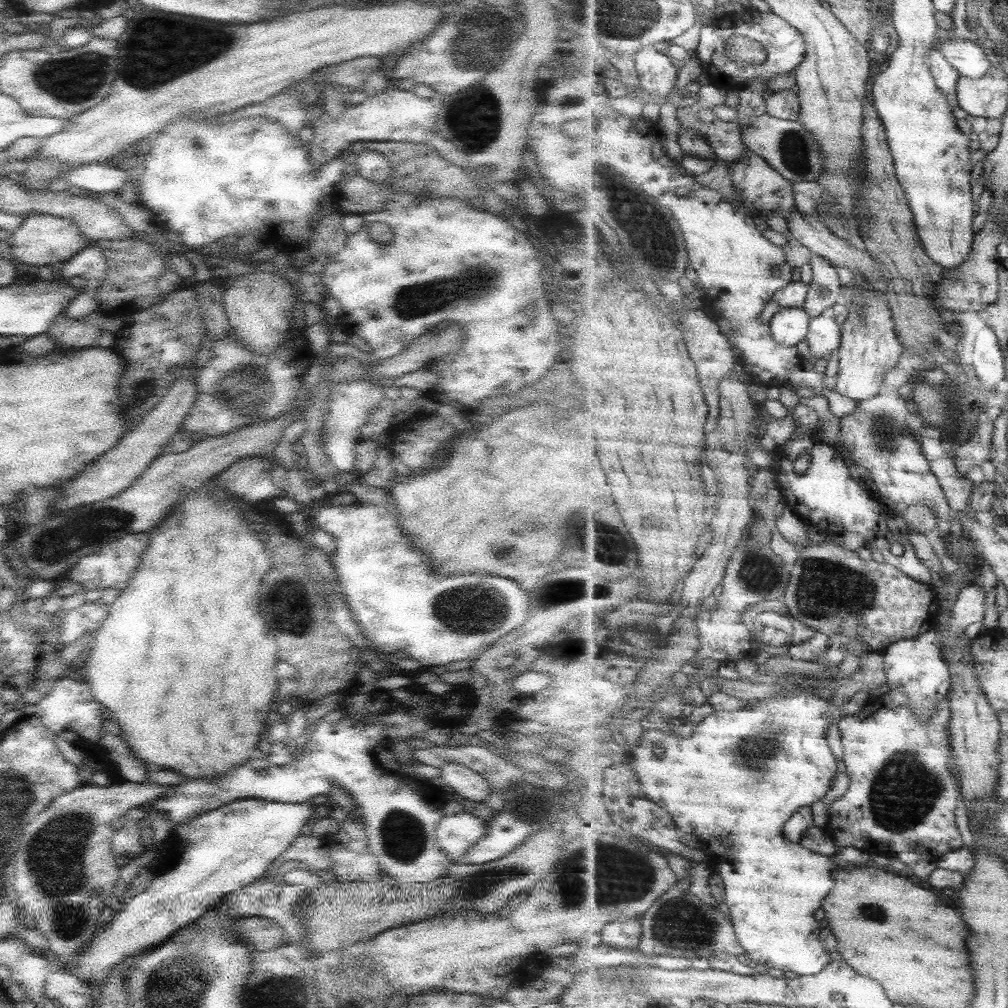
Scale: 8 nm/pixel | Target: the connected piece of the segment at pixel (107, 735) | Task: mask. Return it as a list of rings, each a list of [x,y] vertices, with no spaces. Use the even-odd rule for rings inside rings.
[[[113,718],[105,720],[101,725],[99,742],[106,751],[107,758],[116,767],[117,773],[125,781],[133,783],[146,782],[146,774],[150,767],[137,760],[128,744],[120,737],[120,728]]]

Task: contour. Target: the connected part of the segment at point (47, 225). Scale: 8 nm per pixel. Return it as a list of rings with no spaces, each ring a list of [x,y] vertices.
[[[27,215],[12,233],[9,247],[14,256],[12,260],[19,268],[66,262],[91,243],[75,223],[60,216]]]

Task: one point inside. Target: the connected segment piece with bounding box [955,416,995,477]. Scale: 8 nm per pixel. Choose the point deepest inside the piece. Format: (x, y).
(975, 452)

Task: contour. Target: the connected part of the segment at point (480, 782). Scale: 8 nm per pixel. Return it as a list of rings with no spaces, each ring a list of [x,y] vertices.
[[[455,762],[440,766],[440,777],[447,789],[461,795],[463,800],[484,802],[491,791],[487,779],[478,772]]]

